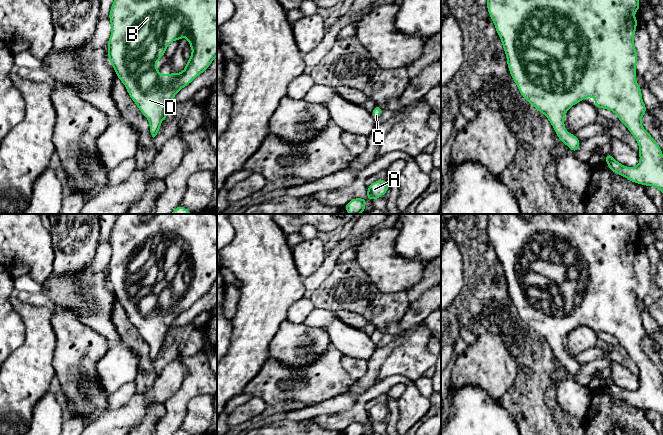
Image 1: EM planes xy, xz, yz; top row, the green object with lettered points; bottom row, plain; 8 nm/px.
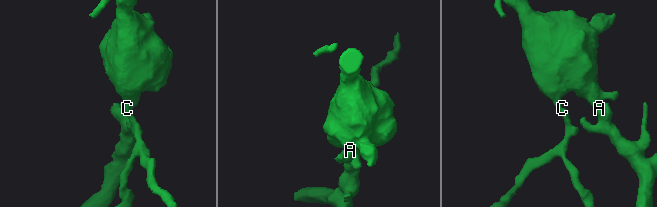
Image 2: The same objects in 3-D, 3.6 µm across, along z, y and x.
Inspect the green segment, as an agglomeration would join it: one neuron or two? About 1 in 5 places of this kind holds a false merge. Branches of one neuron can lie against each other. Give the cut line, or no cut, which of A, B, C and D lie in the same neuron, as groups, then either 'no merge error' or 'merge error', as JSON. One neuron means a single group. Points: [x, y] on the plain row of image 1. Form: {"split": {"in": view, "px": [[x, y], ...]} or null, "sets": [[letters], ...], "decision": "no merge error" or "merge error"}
{"split": null, "sets": [["A", "B", "C", "D"]], "decision": "no merge error"}

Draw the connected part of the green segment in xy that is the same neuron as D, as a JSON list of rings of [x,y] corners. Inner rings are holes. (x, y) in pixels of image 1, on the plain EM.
[[[119,214],[109,237],[111,259],[108,264],[108,281],[116,300],[125,309],[130,322],[150,347],[149,355],[154,362],[161,347],[170,337],[174,320],[197,300],[202,298],[217,280],[217,215],[216,214]],[[186,261],[192,278],[186,291],[177,298],[161,299],[155,287],[161,284],[167,270]]]

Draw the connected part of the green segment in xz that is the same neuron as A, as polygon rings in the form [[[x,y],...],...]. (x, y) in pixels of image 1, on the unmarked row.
[[[376,404],[367,412],[367,421],[374,425],[376,422],[382,421],[389,414],[387,404]]]

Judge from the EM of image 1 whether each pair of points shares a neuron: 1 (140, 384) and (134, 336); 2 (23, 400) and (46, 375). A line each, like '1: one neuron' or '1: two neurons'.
1: one neuron
2: one neuron

